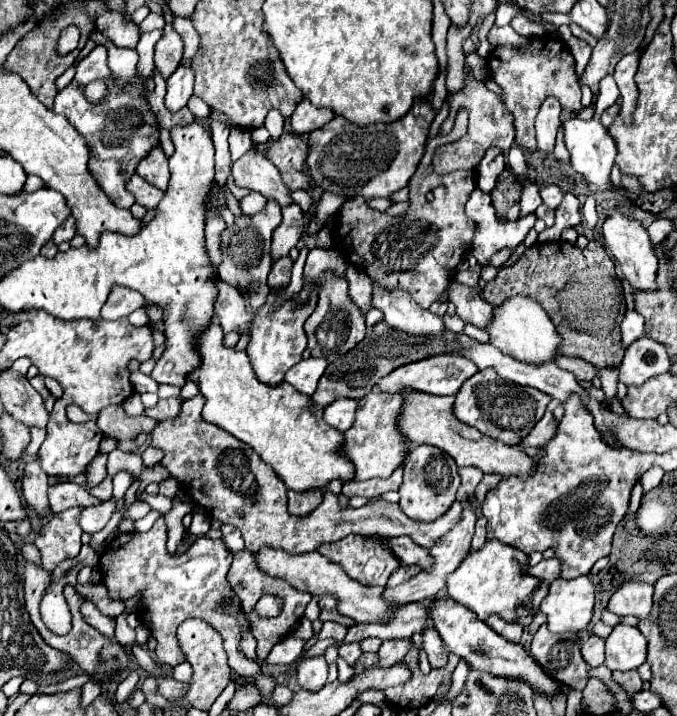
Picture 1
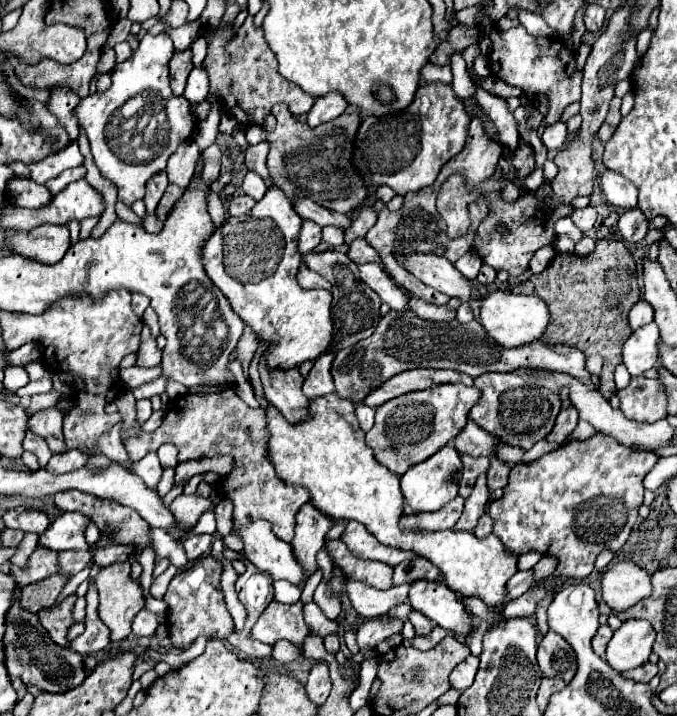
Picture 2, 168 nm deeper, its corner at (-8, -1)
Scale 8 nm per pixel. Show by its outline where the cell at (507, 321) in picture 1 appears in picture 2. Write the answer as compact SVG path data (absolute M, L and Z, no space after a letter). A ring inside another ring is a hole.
M491 288L487 296L481 302L481 324L487 330L487 334L499 342L501 346L515 348L533 340L539 340L543 330L549 322L549 310L545 302L537 296L525 296L525 294L513 294L509 290Z

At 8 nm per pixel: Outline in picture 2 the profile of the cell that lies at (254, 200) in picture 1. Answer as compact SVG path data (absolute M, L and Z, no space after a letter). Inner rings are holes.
M233 196L229 200L229 206L227 206L227 214L229 216L241 216L241 214L247 214L247 210L251 210L255 206L255 200L251 196Z

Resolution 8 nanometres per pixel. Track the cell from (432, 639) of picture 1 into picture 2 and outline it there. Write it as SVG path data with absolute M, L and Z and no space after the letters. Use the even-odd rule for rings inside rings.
M411 610L411 612L409 612L409 622L415 626L415 632L417 632L417 634L429 634L429 632L433 630L431 620L429 620L427 616L423 616L423 614L419 614L419 612L415 612L415 610Z

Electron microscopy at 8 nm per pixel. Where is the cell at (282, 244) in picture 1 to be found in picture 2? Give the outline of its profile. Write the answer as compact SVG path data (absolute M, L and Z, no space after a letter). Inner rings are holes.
M303 220L303 228L299 234L299 252L301 254L311 252L319 242L321 242L321 226L317 226L315 222Z

